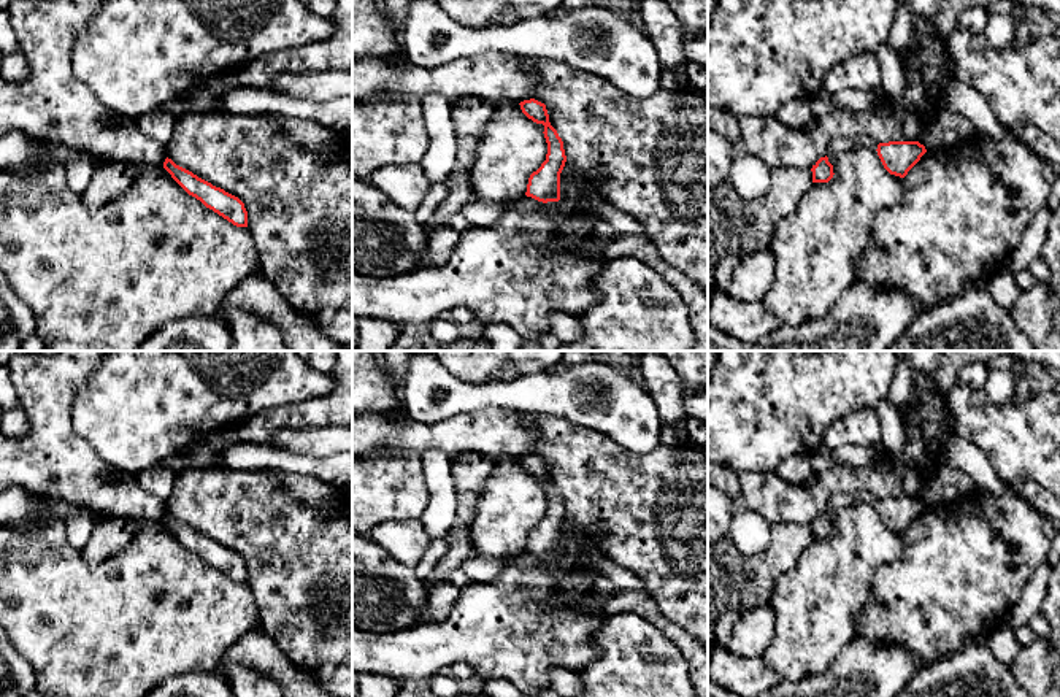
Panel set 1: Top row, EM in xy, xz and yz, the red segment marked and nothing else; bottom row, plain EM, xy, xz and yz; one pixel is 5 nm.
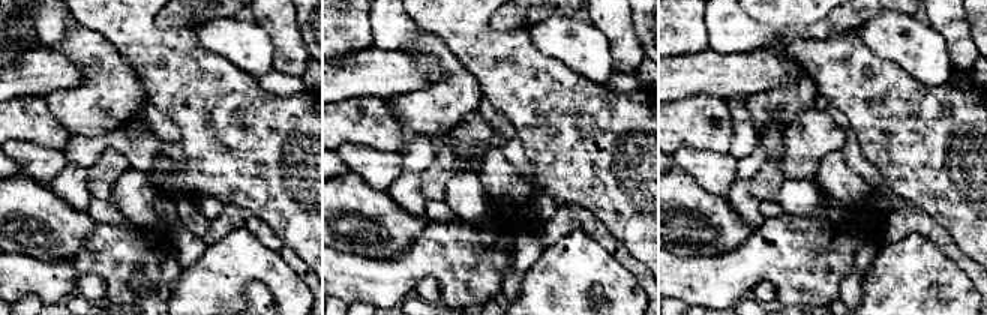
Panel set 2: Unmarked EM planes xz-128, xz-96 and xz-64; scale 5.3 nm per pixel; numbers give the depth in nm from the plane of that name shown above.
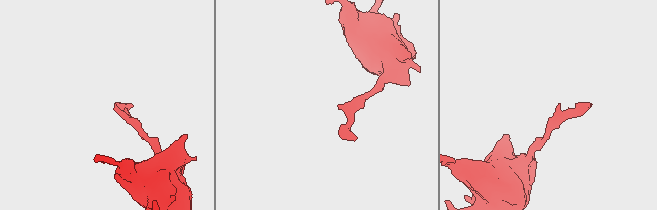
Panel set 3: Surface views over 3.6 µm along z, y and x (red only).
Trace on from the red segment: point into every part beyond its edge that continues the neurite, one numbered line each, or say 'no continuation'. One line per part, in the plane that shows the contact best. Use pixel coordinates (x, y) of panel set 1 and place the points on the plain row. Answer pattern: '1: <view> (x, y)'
no continuation

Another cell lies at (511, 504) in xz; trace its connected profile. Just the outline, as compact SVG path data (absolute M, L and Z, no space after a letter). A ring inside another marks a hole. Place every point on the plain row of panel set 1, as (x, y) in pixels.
M506 456L495 460L495 467L484 483L468 532L468 541L474 546L474 554L508 559L525 553L528 533L546 516L546 510L547 499L544 489L536 478L522 468L517 457Z

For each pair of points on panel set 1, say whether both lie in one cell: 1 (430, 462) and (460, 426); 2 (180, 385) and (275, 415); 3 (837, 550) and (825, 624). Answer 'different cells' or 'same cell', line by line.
1: different cells
2: different cells
3: same cell

